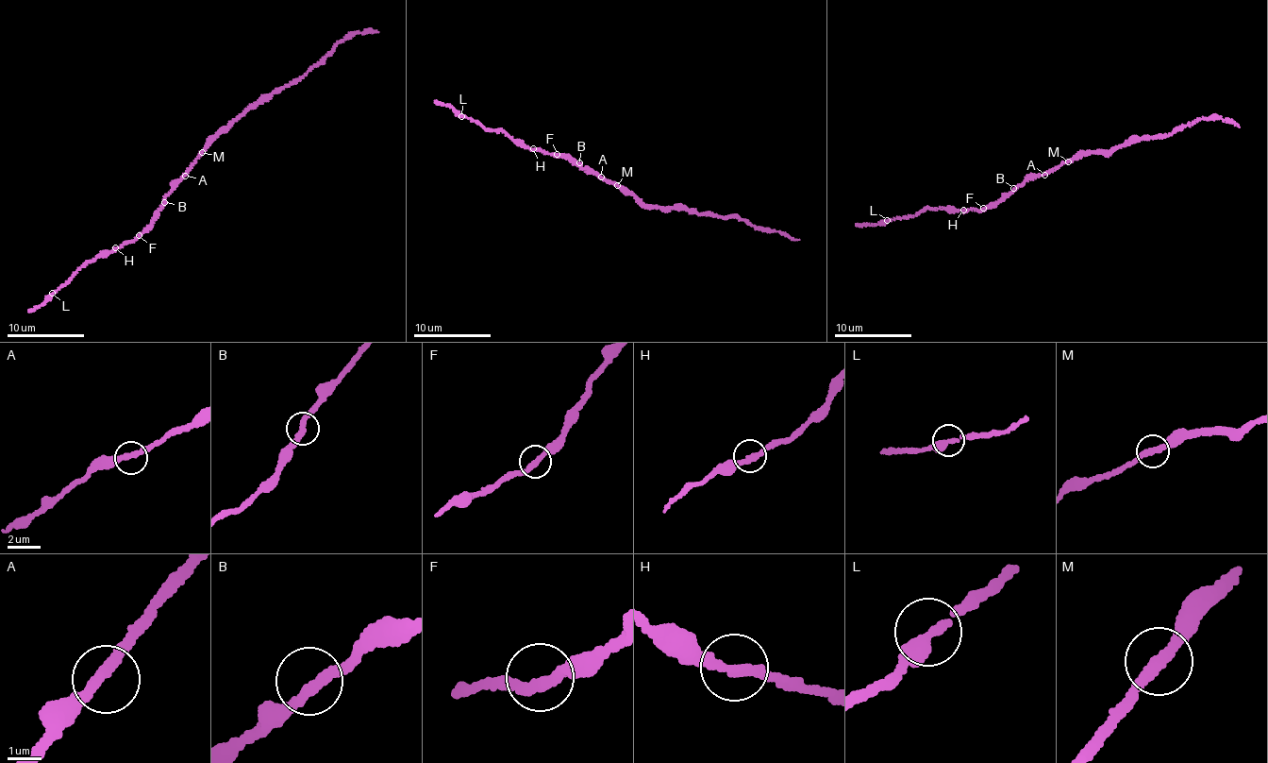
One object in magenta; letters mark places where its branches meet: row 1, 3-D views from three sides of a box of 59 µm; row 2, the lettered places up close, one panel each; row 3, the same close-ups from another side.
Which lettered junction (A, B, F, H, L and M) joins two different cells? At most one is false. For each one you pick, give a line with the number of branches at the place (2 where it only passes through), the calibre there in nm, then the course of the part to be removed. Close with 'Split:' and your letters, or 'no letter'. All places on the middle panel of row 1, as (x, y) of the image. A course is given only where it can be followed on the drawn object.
Split: no letter

